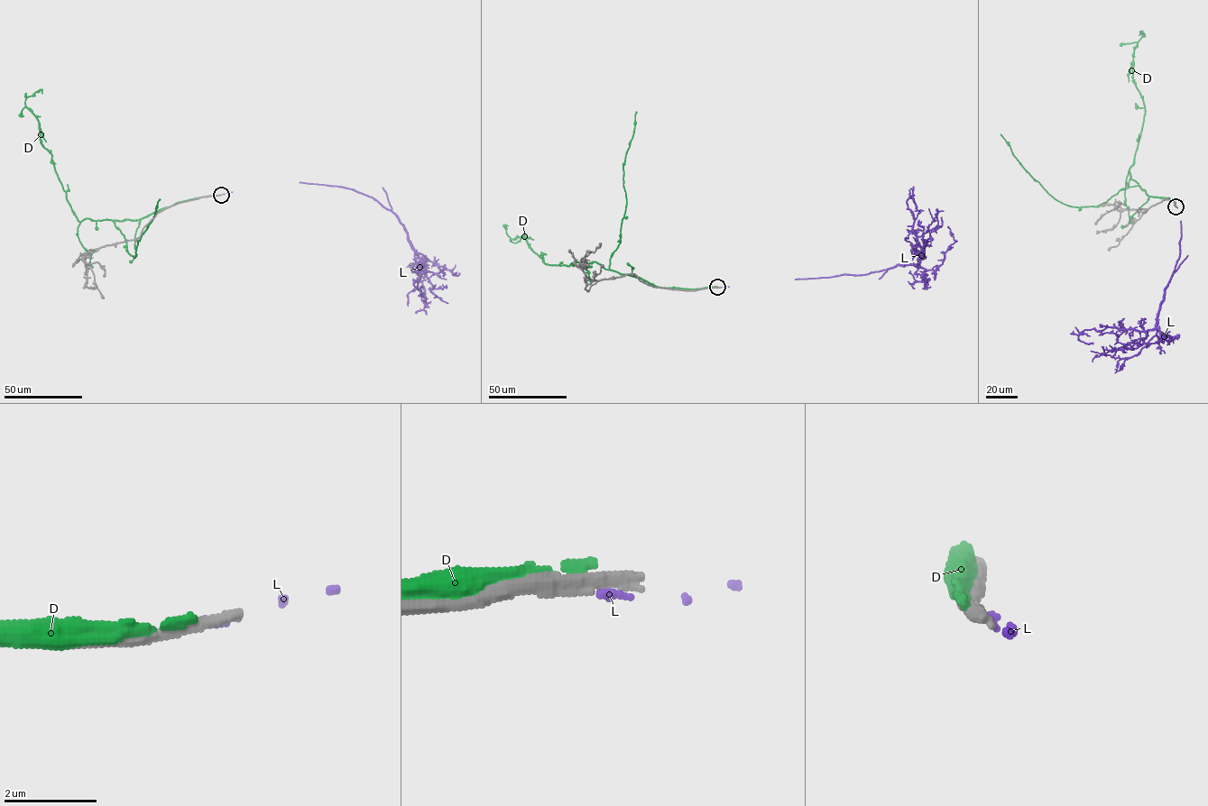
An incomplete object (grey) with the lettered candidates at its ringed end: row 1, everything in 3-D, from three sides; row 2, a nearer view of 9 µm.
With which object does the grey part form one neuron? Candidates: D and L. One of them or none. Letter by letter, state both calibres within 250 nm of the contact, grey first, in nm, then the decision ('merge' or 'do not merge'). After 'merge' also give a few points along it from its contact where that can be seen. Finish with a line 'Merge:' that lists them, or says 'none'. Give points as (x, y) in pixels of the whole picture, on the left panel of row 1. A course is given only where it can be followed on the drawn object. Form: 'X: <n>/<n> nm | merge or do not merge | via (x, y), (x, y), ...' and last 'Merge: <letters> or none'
D: 320/320 nm | do not merge
L: 360/140 nm | do not merge
Merge: none

